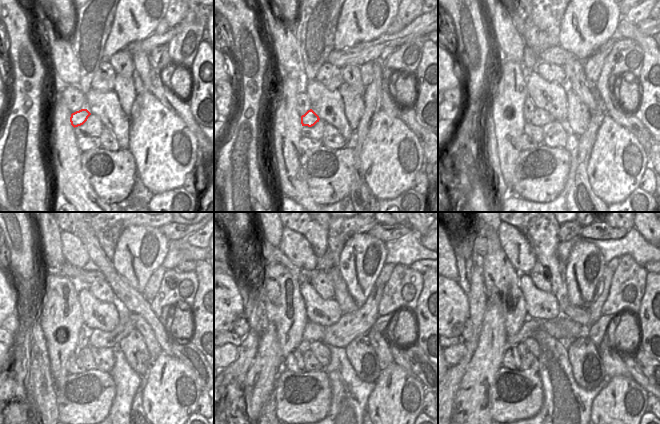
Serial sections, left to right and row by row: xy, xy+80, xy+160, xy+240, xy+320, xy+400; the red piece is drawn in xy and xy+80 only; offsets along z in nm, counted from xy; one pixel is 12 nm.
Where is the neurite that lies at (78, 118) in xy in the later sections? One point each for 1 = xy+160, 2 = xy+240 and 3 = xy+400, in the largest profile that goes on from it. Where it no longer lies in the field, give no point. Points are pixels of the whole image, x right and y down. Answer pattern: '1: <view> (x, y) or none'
1: xy+160 (540, 117)
2: xy+240 (99, 338)
3: xy+400 (564, 329)

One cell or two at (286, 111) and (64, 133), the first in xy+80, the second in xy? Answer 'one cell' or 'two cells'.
one cell

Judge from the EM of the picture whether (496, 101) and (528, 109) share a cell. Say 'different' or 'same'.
different

